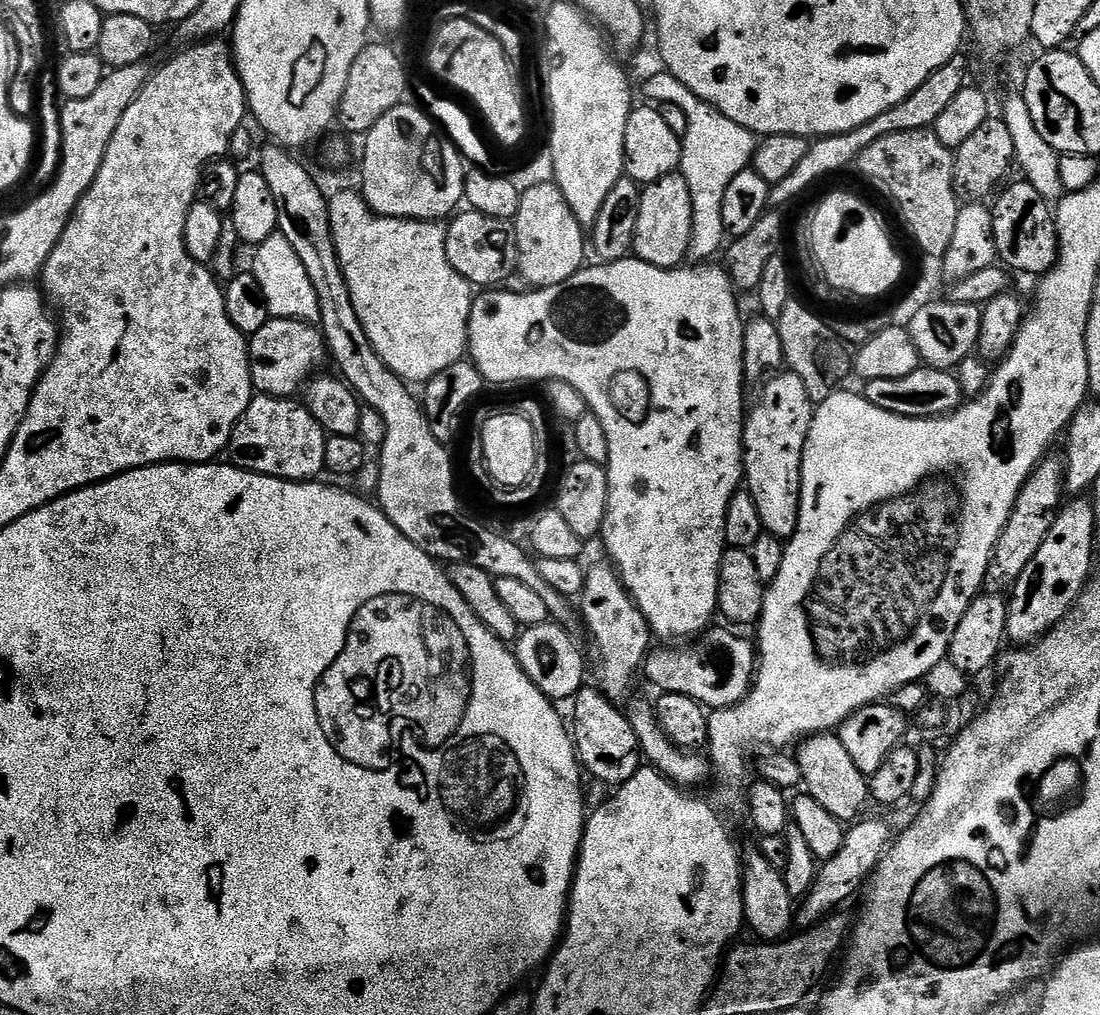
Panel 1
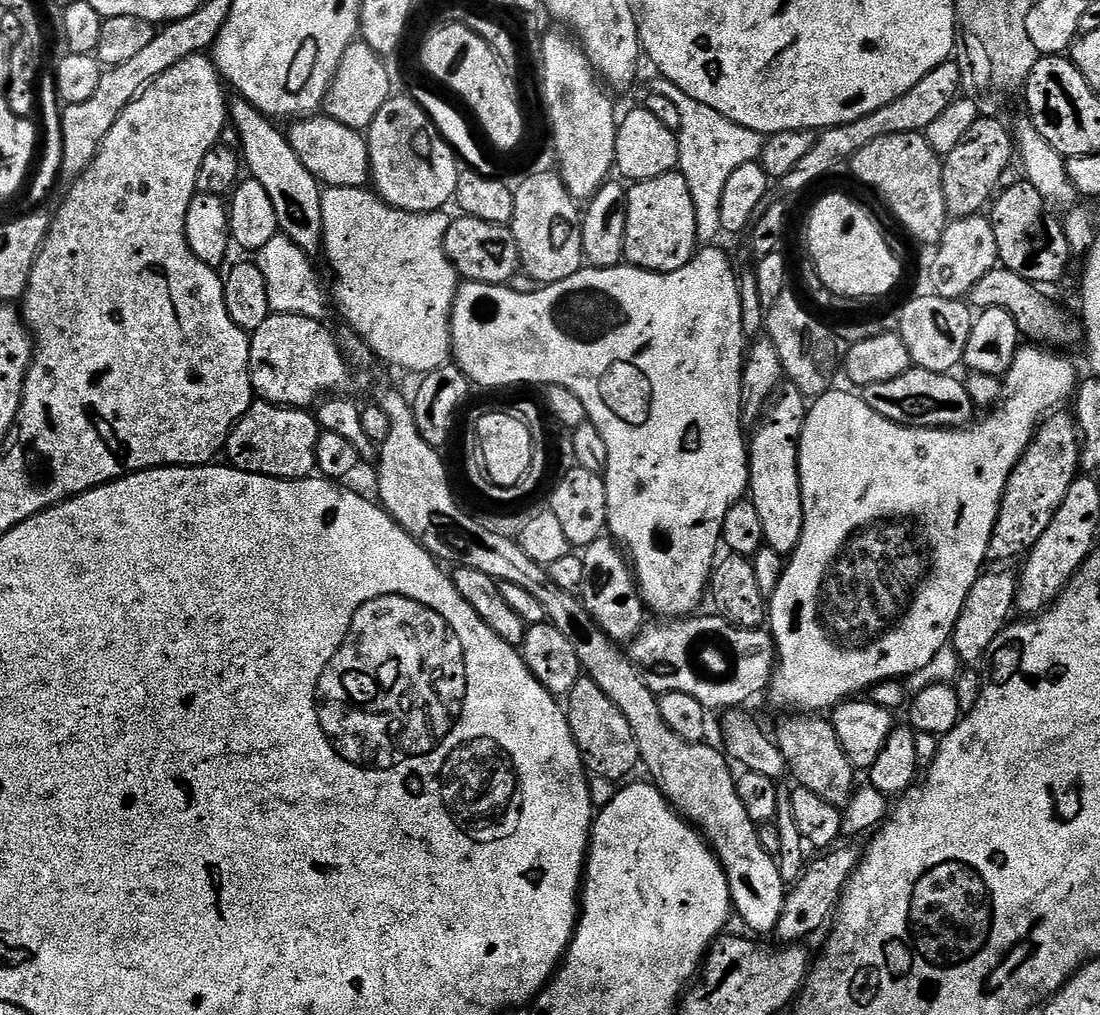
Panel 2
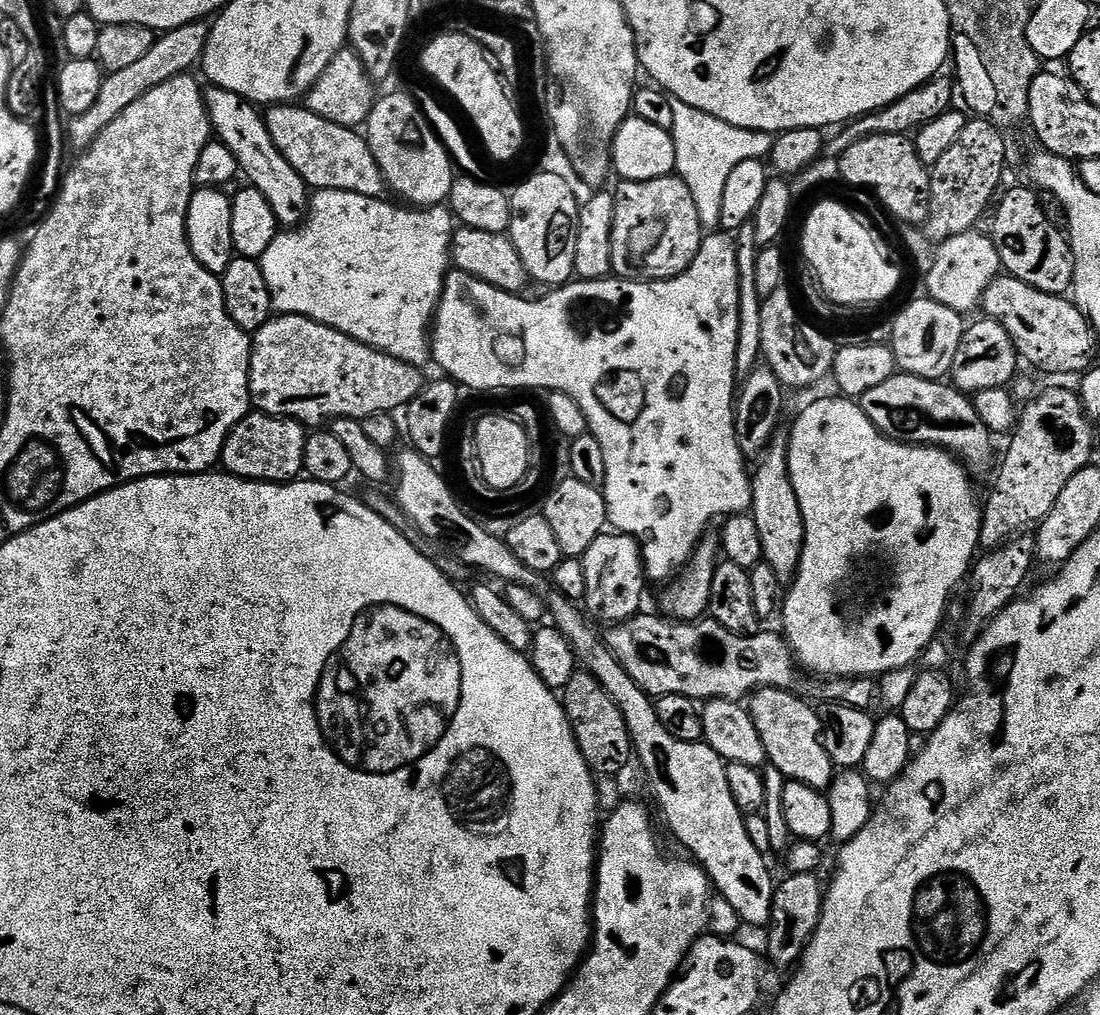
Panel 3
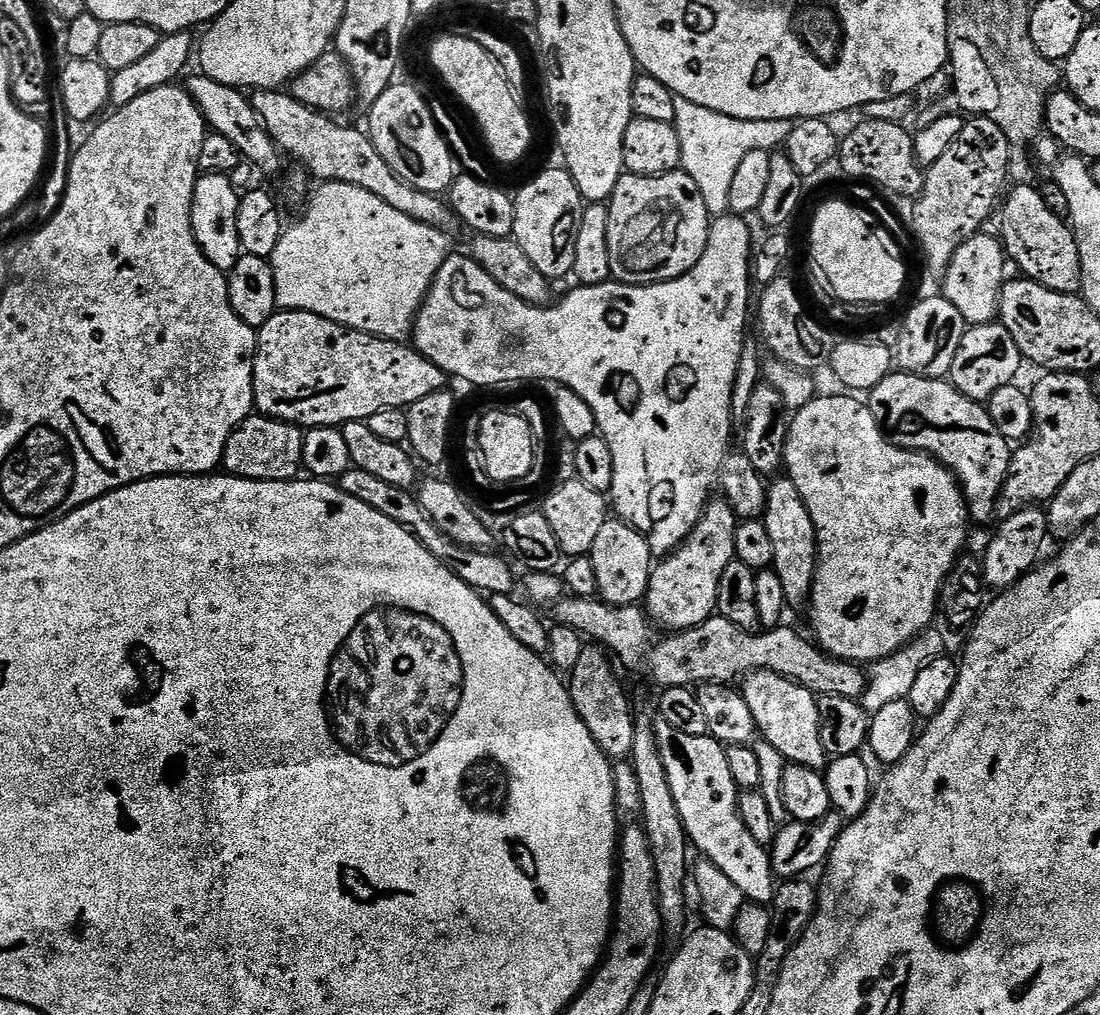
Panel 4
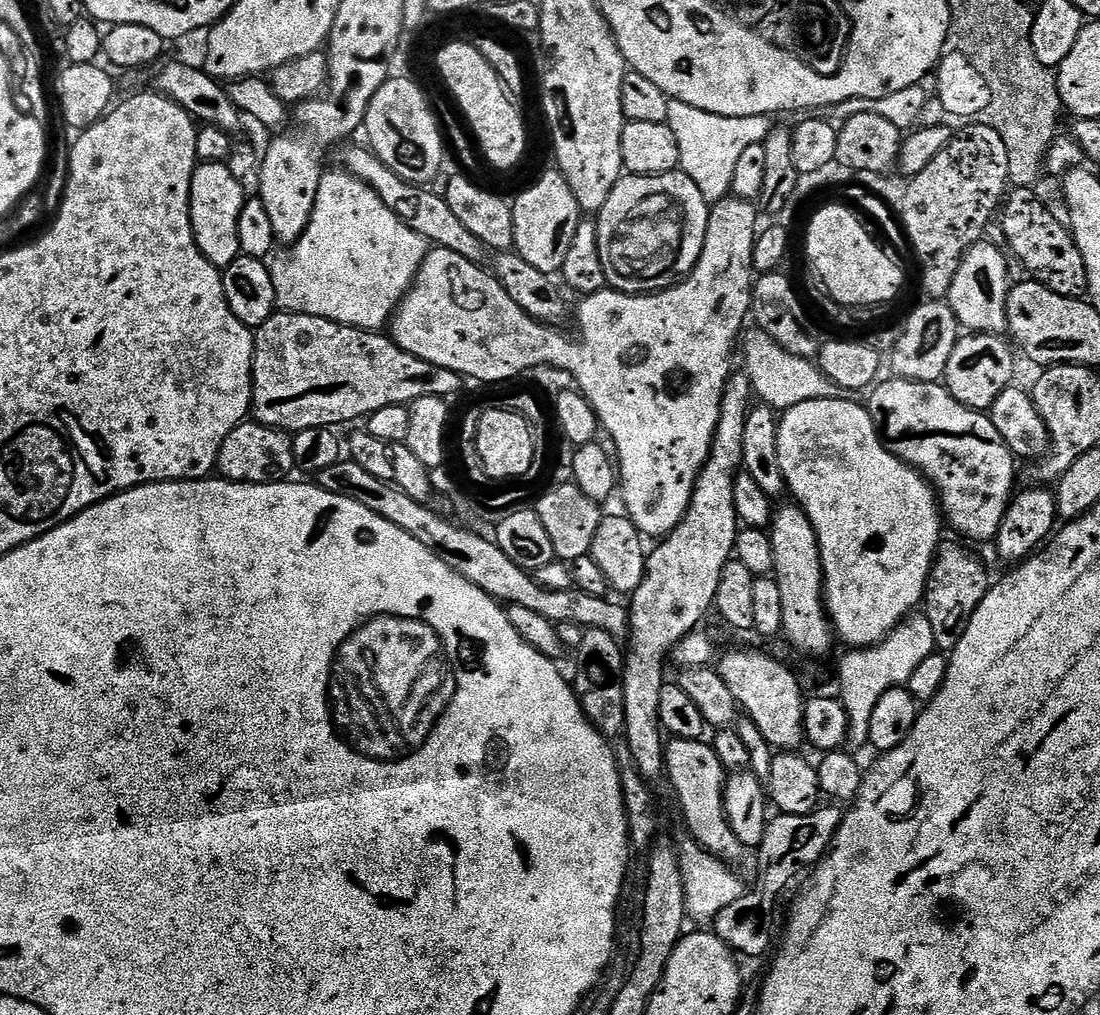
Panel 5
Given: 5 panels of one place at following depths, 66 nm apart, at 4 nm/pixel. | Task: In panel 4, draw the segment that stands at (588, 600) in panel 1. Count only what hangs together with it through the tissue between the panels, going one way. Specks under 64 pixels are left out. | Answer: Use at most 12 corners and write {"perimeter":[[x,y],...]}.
{"perimeter":[[609,518],[590,555],[599,599],[643,601],[654,553],[637,528]]}

